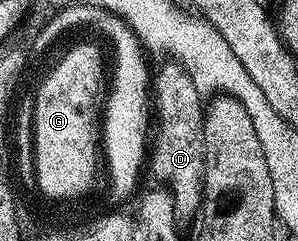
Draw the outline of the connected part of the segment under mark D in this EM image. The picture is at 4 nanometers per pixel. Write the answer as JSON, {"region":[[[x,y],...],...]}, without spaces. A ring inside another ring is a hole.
{"region":[[[175,62],[166,64],[158,75],[156,72],[151,83],[152,94],[157,94],[157,136],[153,135],[151,139],[153,175],[173,199],[176,218],[189,221],[201,210],[201,194],[205,184],[205,107],[203,96],[195,89],[189,74]]]}

